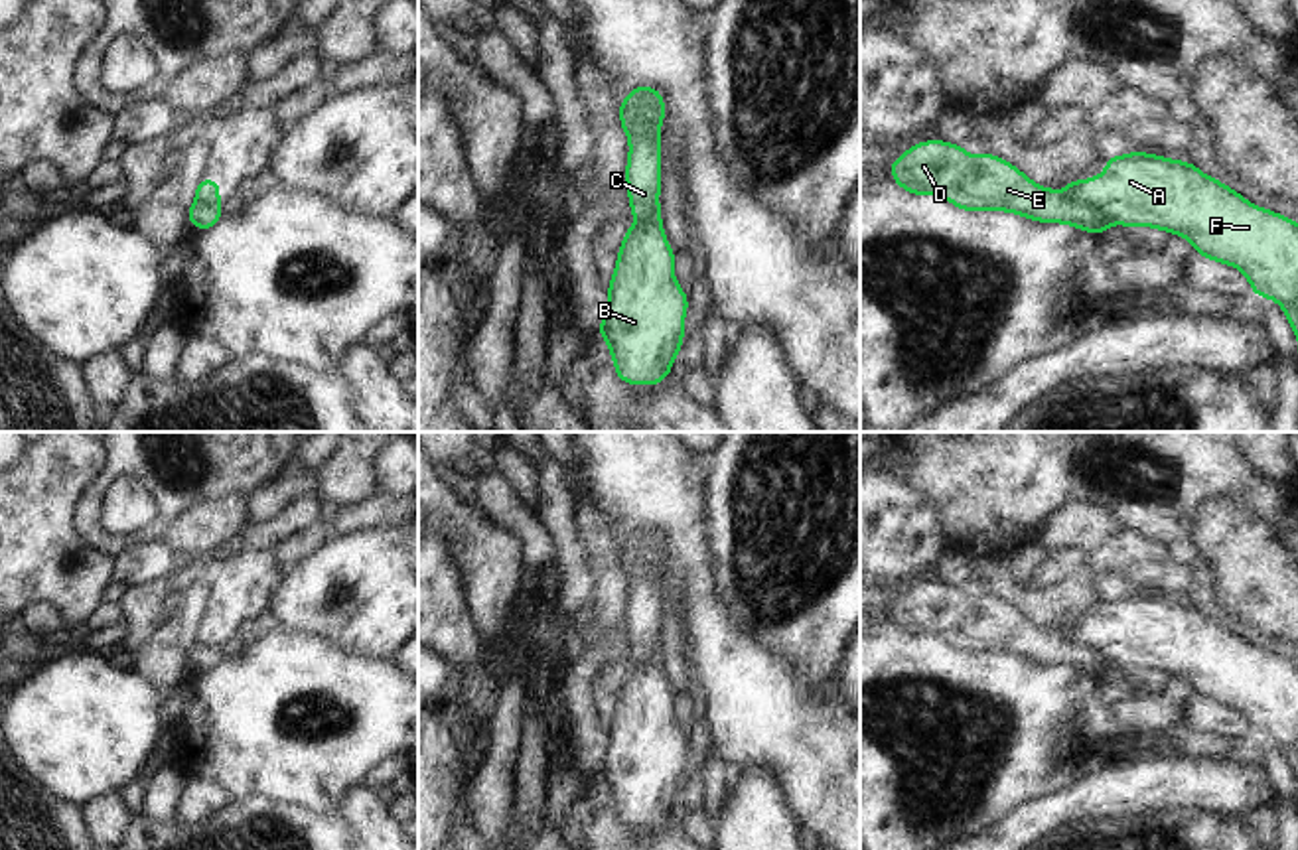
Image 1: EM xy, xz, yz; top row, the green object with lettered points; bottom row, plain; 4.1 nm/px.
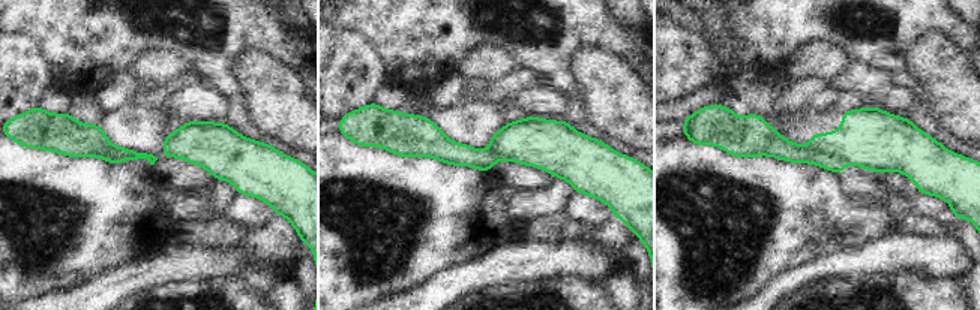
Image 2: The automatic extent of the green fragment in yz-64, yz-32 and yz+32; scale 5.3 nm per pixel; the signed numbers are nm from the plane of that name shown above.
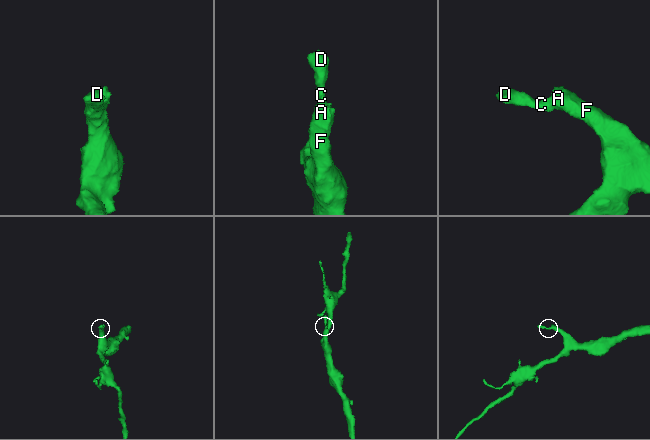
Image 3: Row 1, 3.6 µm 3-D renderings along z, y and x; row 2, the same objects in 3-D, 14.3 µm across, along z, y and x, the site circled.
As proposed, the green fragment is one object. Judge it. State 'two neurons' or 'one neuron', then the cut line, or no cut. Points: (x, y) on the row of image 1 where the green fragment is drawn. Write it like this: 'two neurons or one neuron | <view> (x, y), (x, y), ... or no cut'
two neurons | yz (1062, 194), (1085, 204), (1111, 221)

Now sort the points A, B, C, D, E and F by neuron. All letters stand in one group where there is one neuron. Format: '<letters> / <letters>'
A B F / C D E

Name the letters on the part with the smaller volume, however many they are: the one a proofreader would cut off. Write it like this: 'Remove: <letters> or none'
Remove: C, D, E

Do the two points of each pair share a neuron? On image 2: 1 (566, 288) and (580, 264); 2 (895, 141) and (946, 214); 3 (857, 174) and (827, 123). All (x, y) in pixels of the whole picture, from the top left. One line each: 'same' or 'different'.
1: different
2: different
3: different

